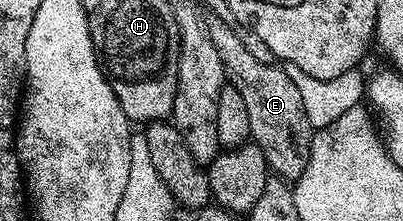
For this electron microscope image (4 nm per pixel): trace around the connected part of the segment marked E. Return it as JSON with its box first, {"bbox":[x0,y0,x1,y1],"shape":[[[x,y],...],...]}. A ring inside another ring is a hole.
{"bbox":[206,16,312,181],"shape":[[[211,16],[206,21],[206,30],[212,39],[212,47],[216,47],[220,55],[220,63],[226,68],[228,83],[236,87],[236,91],[240,91],[244,104],[248,106],[248,123],[253,144],[264,151],[266,164],[283,181],[298,181],[308,163],[312,128],[295,84],[288,79],[282,67],[260,63],[260,59],[255,59],[245,49],[244,43],[240,43],[238,29],[229,22]]]}

